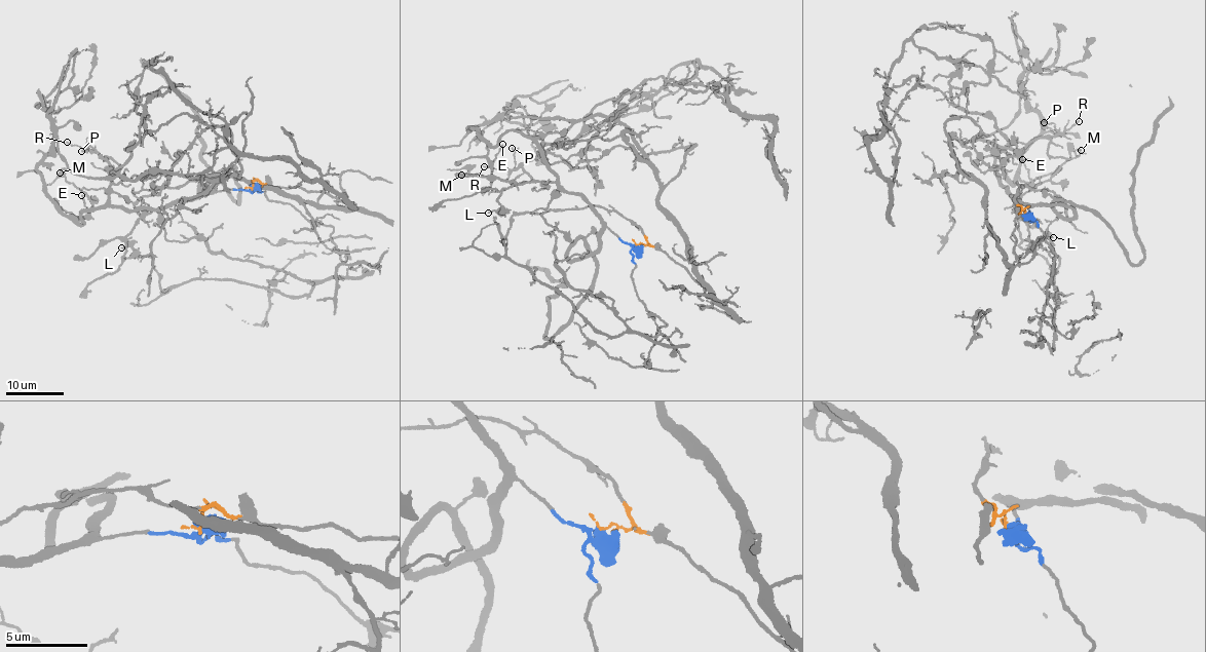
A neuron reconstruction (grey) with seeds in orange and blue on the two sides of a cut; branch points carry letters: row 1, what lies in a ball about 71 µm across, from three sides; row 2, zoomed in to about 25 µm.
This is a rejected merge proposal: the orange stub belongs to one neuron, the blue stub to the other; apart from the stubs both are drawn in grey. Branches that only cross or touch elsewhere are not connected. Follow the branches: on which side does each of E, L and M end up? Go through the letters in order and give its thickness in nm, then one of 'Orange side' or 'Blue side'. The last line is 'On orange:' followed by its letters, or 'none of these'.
E: Thickness 110 nm. Blue side
L: Thickness 120 nm. Blue side
M: Thickness 100 nm. Blue side
On orange: none of these

